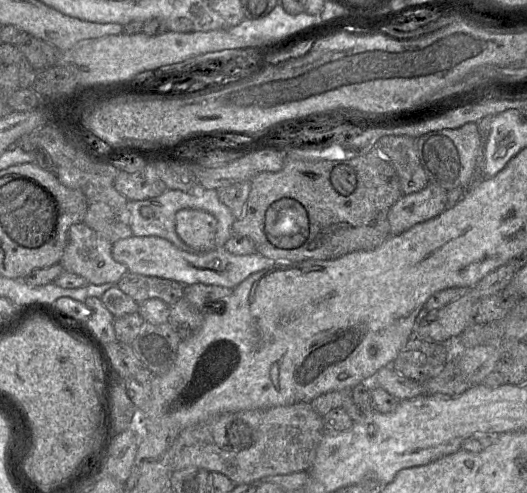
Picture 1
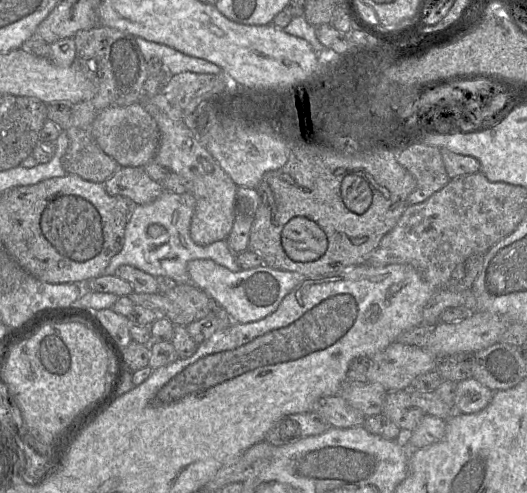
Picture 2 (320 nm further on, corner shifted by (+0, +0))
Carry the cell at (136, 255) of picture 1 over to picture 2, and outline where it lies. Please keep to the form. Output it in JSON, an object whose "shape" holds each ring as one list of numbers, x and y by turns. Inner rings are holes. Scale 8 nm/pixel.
{"shape":[[195,259,195,260,189,261,187,264,187,271,188,271,188,275,189,275,189,282,192,283,193,285,195,285,197,288,206,292,218,304,218,306,224,310,224,312,232,319,232,321,234,321,235,323,239,323,239,324,255,322,255,321,261,320,261,319,267,317,268,315,270,315,271,313,273,313,279,307,279,305,281,304,284,297,287,294,289,294,303,279,307,278,298,273,275,270,275,269,269,268,267,266,259,266,256,268,251,268,251,269,247,269,247,270,242,269,237,272,232,272,232,271,228,270,227,268,222,267,209,259]]}

